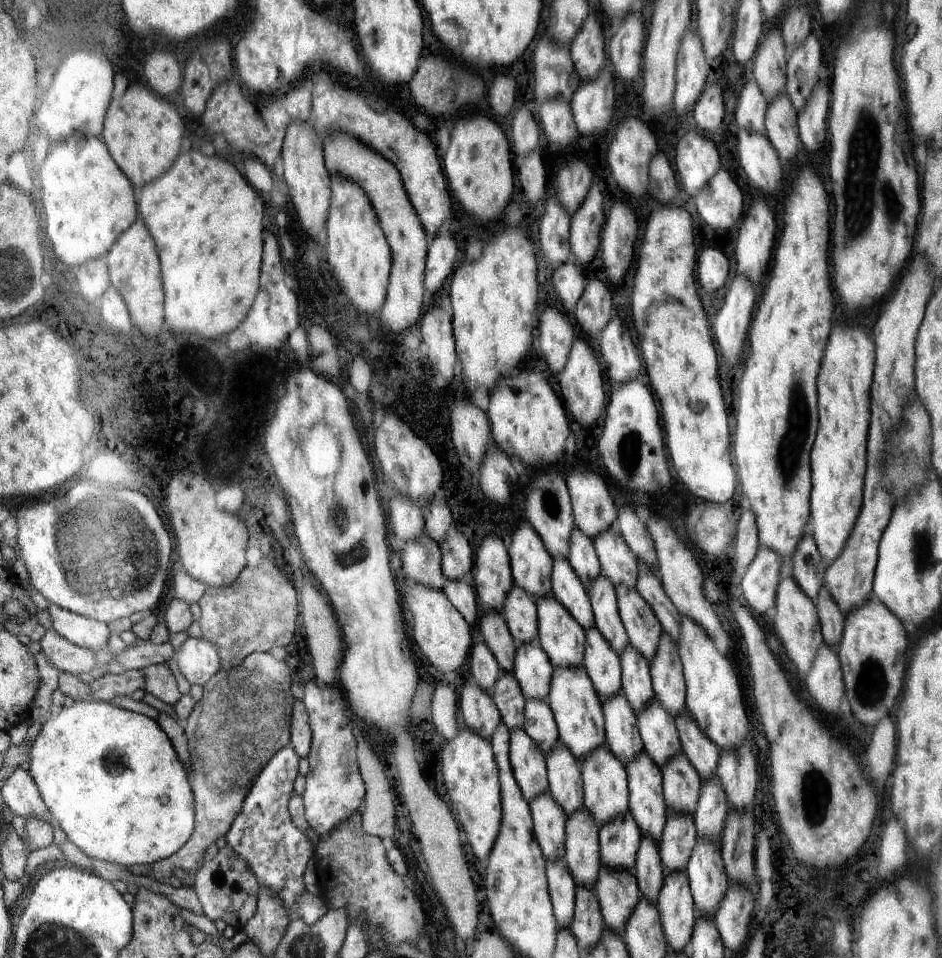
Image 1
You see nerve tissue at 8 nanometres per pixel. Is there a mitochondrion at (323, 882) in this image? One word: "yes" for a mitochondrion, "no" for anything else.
no

